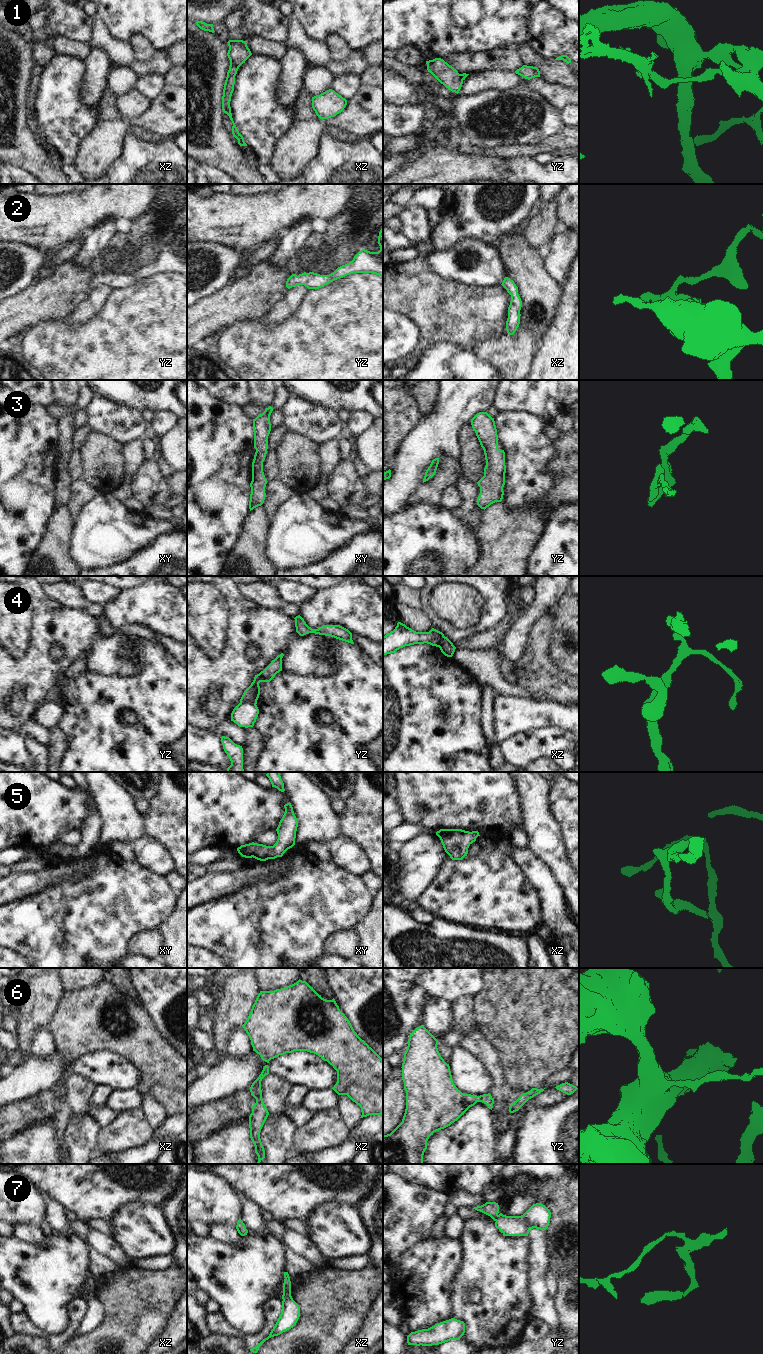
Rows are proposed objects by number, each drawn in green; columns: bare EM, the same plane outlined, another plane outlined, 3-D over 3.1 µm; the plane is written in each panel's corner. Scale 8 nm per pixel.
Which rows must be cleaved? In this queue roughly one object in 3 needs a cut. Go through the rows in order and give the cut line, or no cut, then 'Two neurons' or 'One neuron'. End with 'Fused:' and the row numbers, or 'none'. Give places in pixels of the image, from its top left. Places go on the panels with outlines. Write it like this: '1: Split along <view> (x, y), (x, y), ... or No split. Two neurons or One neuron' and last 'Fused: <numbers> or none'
1: Split along xz (230, 60), (238, 67). Two neurons
2: No split. One neuron
3: No split. One neuron
4: Split along yz (240, 702), (251, 702), (255, 705). Two neurons
5: No split. One neuron
6: No split. One neuron
7: Split along yz (498, 1215), (495, 1220). Two neurons
Fused: 1, 4, 7.

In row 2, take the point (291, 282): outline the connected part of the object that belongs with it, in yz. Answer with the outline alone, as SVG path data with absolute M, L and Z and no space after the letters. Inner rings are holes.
M383 228L379 232L378 252L370 252L365 249L359 251L349 263L338 267L329 275L320 275L314 272L302 273L298 276L292 274L286 281L288 289L297 285L304 285L308 289L319 289L334 280L343 278L353 273L373 273L383 277Z

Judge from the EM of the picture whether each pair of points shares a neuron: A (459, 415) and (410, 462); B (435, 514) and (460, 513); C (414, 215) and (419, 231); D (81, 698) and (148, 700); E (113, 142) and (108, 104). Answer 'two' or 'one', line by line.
A: one
B: two
C: one
D: one
E: two

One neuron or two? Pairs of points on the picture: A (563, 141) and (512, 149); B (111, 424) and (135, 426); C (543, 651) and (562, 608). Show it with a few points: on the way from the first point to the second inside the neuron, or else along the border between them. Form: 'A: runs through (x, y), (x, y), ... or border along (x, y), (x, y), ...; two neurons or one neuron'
A: runs through (550, 144), (536, 150), (525, 150); one neuron
B: runs through (117, 424), (129, 425); one neuron
C: border along (547, 613), (553, 618), (551, 656); two neurons

